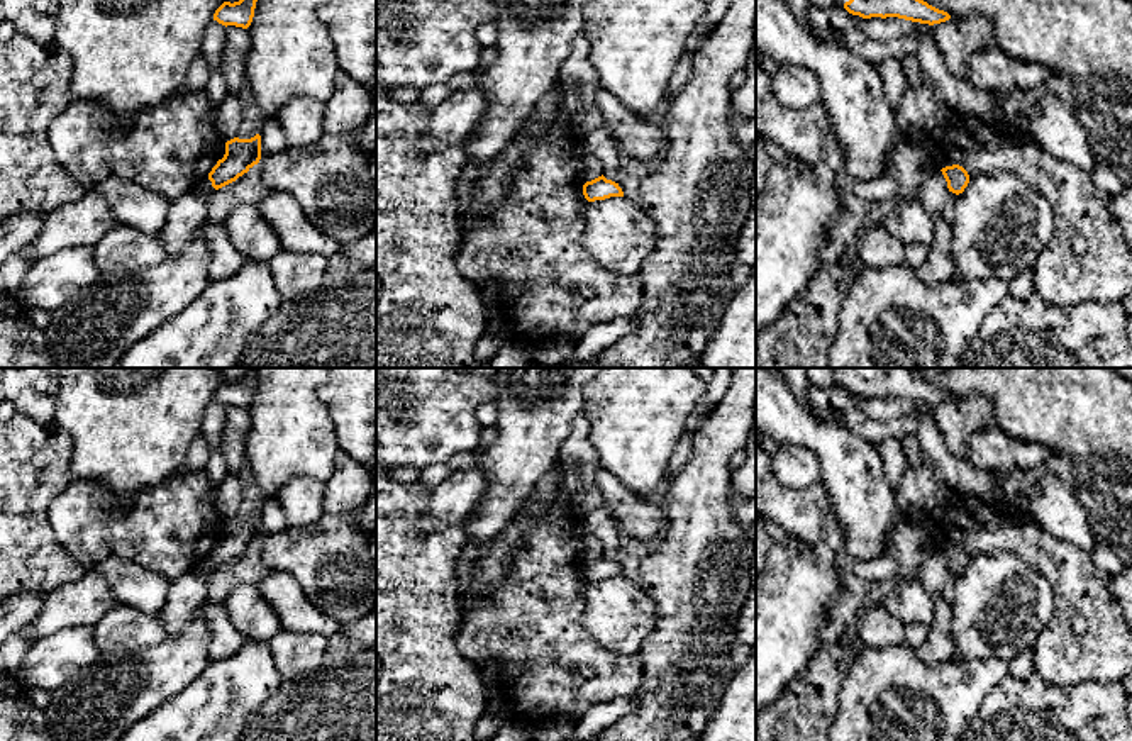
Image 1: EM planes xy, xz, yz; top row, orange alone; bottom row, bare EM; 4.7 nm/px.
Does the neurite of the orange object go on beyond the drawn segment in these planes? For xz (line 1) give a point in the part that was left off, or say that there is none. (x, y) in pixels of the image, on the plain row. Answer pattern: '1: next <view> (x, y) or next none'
1: next none

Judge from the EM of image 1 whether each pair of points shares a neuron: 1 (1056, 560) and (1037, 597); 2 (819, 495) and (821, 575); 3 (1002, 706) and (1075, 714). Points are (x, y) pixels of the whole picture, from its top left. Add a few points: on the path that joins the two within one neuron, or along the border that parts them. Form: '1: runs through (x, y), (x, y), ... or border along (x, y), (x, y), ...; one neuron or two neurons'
1: border along (1014, 555), (1048, 580), (1053, 594), (1051, 618); two neurons
2: border along (831, 504), (821, 536), (815, 541), (797, 538); two neurons
3: runs through (1021, 714), (1056, 714); one neuron

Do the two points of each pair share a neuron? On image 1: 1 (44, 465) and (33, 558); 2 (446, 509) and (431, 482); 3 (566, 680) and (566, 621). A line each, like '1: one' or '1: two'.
1: one
2: two
3: one

